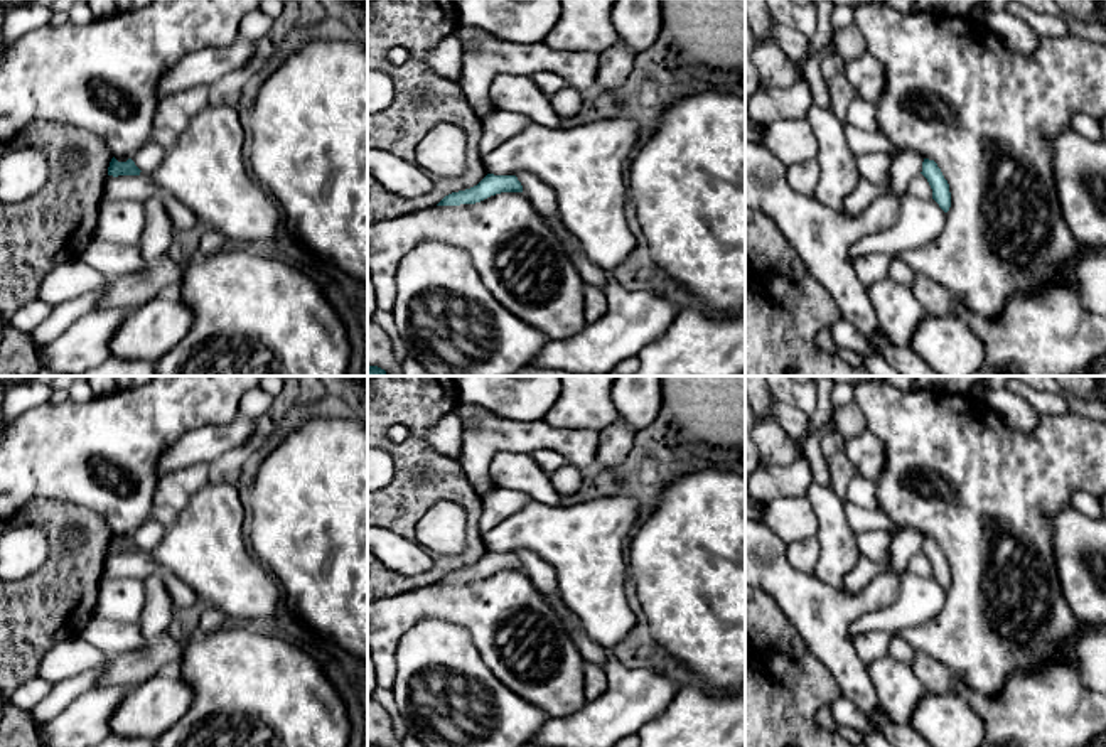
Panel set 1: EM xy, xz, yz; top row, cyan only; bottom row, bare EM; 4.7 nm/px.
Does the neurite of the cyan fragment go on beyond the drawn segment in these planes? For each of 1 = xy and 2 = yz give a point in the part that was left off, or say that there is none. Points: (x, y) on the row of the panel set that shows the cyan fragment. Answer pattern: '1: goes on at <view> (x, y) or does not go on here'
1: does not go on here
2: does not go on here

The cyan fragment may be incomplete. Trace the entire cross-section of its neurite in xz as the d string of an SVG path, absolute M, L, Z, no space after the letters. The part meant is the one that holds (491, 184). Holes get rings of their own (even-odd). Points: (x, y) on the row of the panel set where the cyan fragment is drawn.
M487 174L477 185L445 196L437 206L475 204L501 192L523 192L516 175Z

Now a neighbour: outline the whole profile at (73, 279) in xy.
M79 258L56 266L42 282L39 297L52 309L72 298L99 290L106 280Z

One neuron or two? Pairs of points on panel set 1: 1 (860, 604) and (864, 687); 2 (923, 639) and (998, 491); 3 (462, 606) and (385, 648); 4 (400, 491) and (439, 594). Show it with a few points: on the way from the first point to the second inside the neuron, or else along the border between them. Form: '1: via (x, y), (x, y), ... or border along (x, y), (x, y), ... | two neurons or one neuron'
1: via (842, 624), (842, 655), (848, 666) | one neuron
2: via (961, 607), (977, 592), (977, 530) | one neuron
3: via (440, 606), (415, 606), (395, 626) | one neuron
4: border along (435, 582), (397, 594) | two neurons

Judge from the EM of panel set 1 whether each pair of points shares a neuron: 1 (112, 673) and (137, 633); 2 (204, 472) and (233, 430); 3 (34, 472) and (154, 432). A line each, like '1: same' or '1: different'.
1: different
2: different
3: same

